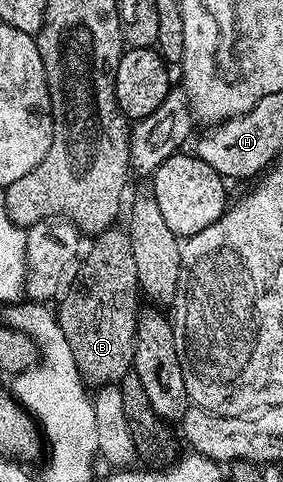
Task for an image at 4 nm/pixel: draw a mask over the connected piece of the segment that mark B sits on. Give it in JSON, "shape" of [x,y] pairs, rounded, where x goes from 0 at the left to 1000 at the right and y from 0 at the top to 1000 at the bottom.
{"shape":[[[403,469],[325,496],[325,510],[297,521],[290,535],[269,550],[265,587],[233,595],[230,608],[205,620],[208,647],[201,662],[230,703],[244,710],[247,728],[258,730],[258,745],[279,776],[293,782],[297,795],[325,803],[385,801],[417,797],[445,776],[466,774],[477,749],[477,680],[484,674],[484,649],[477,639],[495,622],[495,595],[484,577],[484,556],[463,523],[459,494],[445,475]]]}

